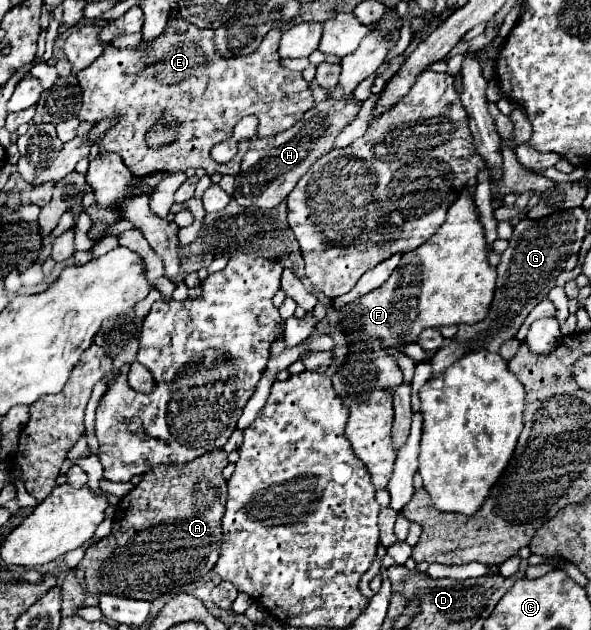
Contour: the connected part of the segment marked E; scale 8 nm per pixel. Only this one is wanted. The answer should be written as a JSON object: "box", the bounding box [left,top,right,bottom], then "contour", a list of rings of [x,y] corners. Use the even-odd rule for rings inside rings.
{"box":[77,20,315,178],"contour":[[[175,20],[169,22],[167,32],[163,32],[163,36],[159,36],[151,46],[137,46],[137,48],[129,48],[129,50],[117,50],[115,46],[105,46],[105,52],[93,62],[89,64],[89,68],[83,68],[77,74],[79,86],[83,90],[83,106],[79,112],[81,120],[87,122],[99,122],[105,116],[111,114],[121,114],[121,120],[117,126],[113,126],[105,138],[99,144],[99,152],[115,152],[123,158],[125,166],[133,172],[133,176],[145,178],[157,172],[185,172],[187,168],[203,168],[205,174],[213,176],[213,174],[231,174],[235,176],[239,172],[239,164],[241,158],[247,152],[247,142],[239,142],[239,152],[237,156],[227,162],[227,164],[217,164],[211,158],[211,148],[221,142],[227,140],[233,134],[235,124],[243,118],[243,116],[257,116],[259,126],[257,126],[257,136],[275,136],[287,128],[295,126],[301,116],[309,110],[315,108],[315,100],[311,96],[309,84],[307,80],[301,76],[301,72],[291,72],[287,68],[281,66],[281,58],[277,54],[279,48],[279,40],[281,40],[281,30],[271,30],[267,32],[267,36],[263,38],[263,42],[259,44],[259,48],[255,52],[251,52],[249,56],[243,58],[219,58],[215,54],[215,46],[213,46],[213,30],[201,30],[189,22]],[[163,118],[169,118],[169,122],[173,124],[181,124],[173,144],[167,146],[167,150],[151,150],[145,134],[151,130],[151,126]]]}

